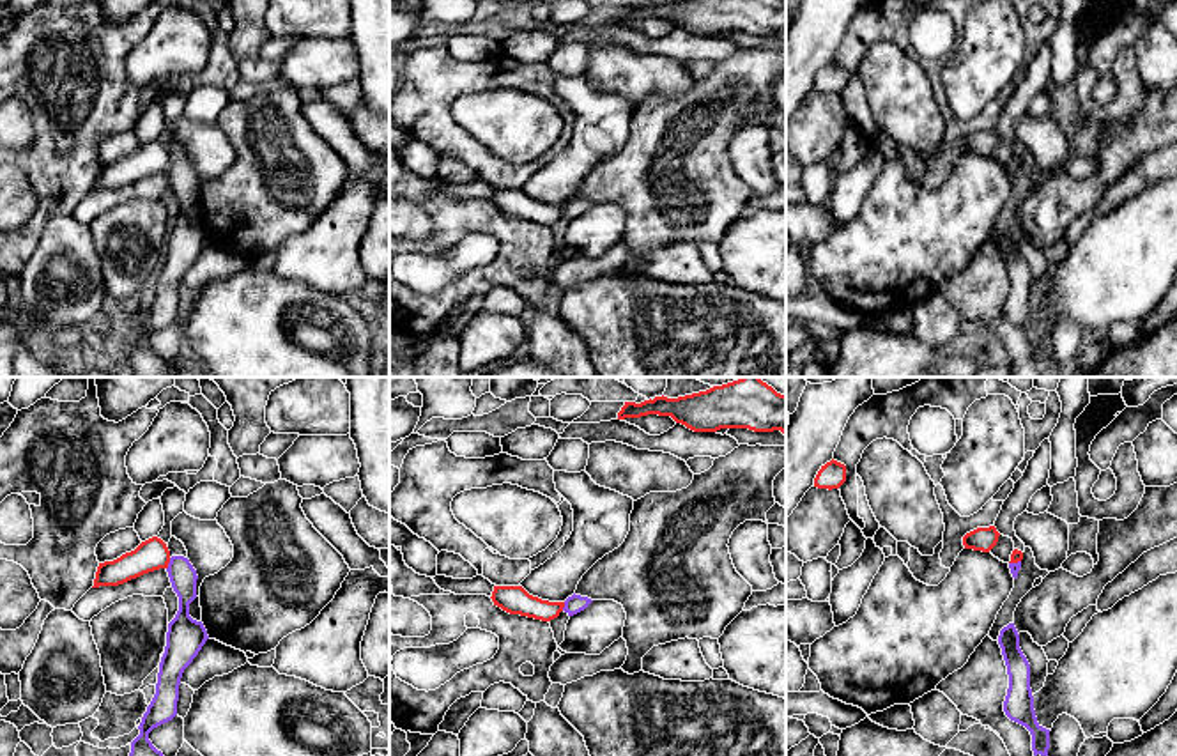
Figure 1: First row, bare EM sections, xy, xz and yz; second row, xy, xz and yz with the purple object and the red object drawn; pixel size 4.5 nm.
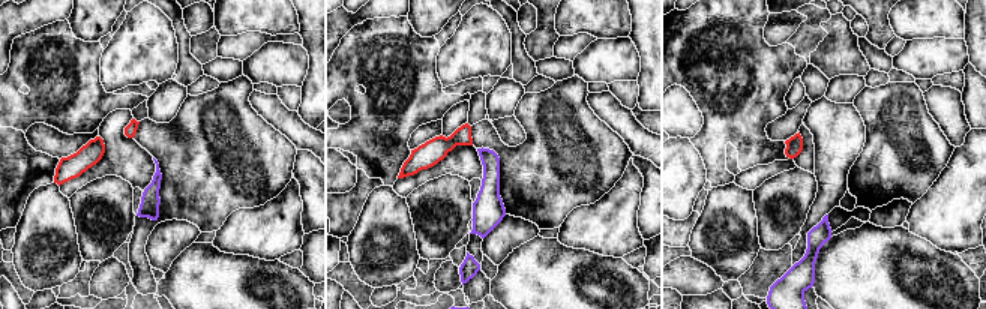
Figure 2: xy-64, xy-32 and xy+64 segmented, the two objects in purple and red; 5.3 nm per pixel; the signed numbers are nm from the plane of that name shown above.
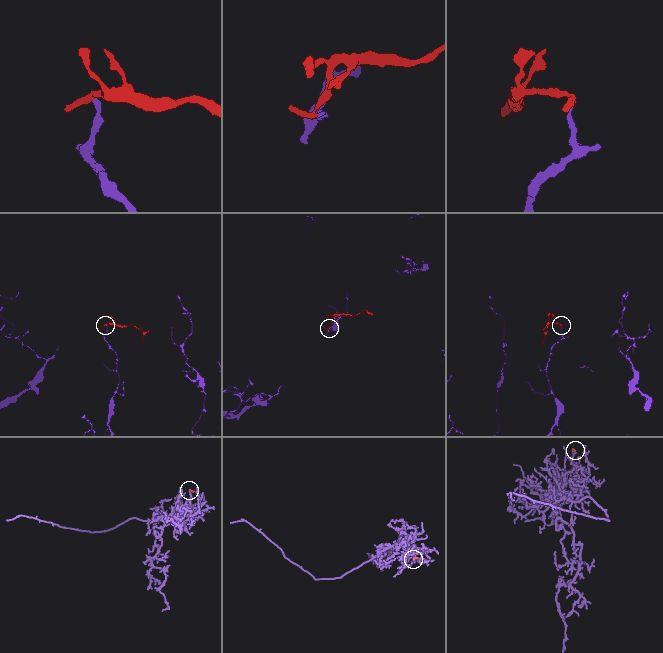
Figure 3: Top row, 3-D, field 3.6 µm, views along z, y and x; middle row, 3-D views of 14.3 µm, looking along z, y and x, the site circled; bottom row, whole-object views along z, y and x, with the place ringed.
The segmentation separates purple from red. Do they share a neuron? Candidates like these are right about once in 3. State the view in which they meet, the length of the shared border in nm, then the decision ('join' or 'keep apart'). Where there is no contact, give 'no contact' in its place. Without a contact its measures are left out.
contact in xy; length 60 nm; keep apart

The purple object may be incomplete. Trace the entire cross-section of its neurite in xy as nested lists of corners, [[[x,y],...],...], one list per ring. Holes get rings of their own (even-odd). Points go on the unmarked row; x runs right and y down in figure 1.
[[[172,159],[166,175],[179,200],[179,214],[168,227],[156,297],[138,329],[140,338],[131,345],[129,365],[135,377],[166,375],[168,363],[152,349],[149,336],[177,319],[182,276],[209,243],[204,227],[189,220],[189,207],[196,202],[196,174],[188,161]]]

